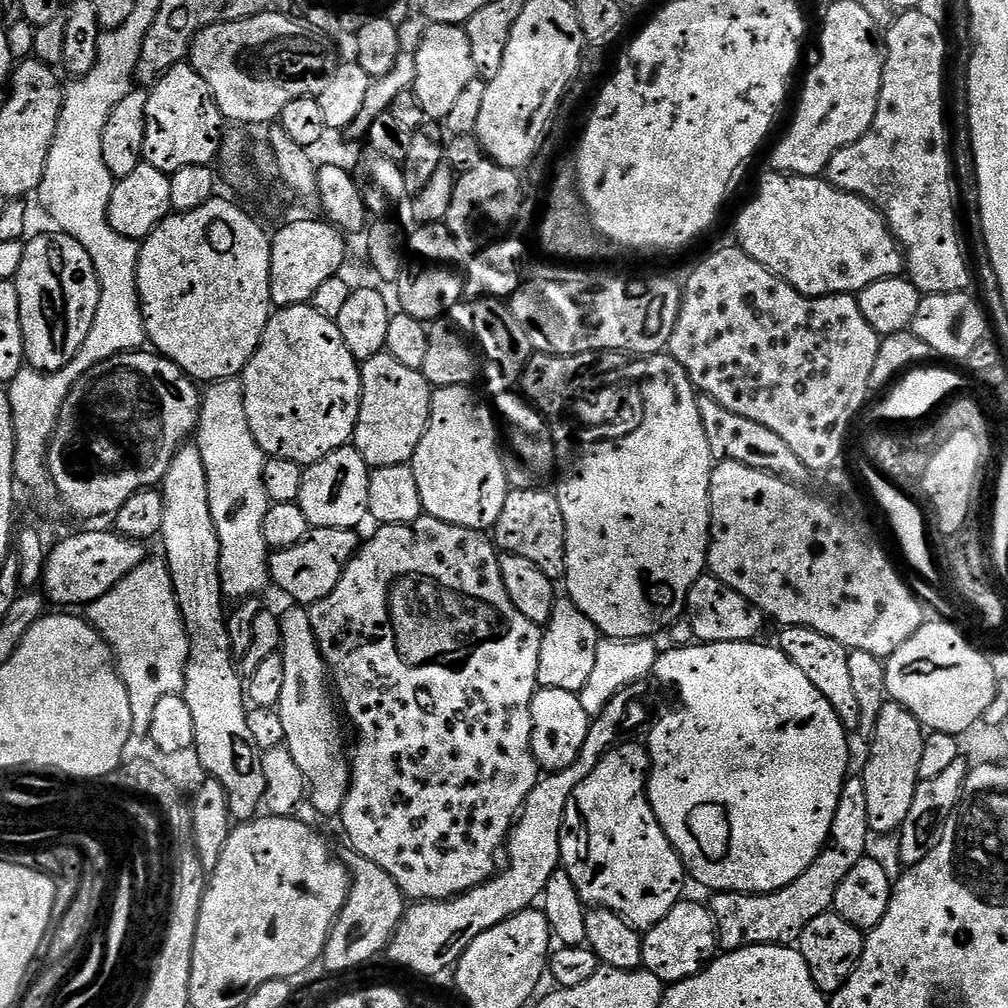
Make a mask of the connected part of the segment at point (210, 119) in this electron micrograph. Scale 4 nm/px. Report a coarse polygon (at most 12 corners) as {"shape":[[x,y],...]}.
{"shape":[[175,64],[148,92],[143,163],[211,165],[224,115]]}

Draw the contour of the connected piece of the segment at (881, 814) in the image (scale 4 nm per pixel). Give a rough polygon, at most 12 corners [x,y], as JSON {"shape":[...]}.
{"shape":[[881,707],[862,771],[873,833],[896,834],[921,781],[924,725]]}

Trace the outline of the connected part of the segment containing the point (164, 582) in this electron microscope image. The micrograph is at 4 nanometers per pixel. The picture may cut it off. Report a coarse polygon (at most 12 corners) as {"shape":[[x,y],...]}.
{"shape":[[163,561],[87,605],[133,737],[184,691],[188,635]]}

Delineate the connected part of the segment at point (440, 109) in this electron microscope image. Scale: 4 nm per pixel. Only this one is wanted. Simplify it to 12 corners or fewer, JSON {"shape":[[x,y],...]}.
{"shape":[[432,24],[418,46],[414,91],[432,122],[474,78],[470,38]]}

